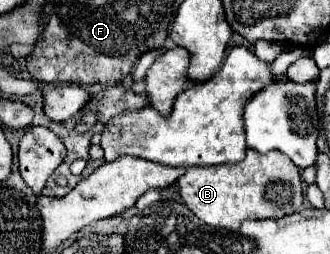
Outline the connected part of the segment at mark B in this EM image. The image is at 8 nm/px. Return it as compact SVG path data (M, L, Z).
M246 150L246 158L238 164L190 166L176 186L194 216L208 226L224 230L238 230L244 220L280 220L298 212L304 198L298 166L290 162L286 154L276 150L268 154Z

